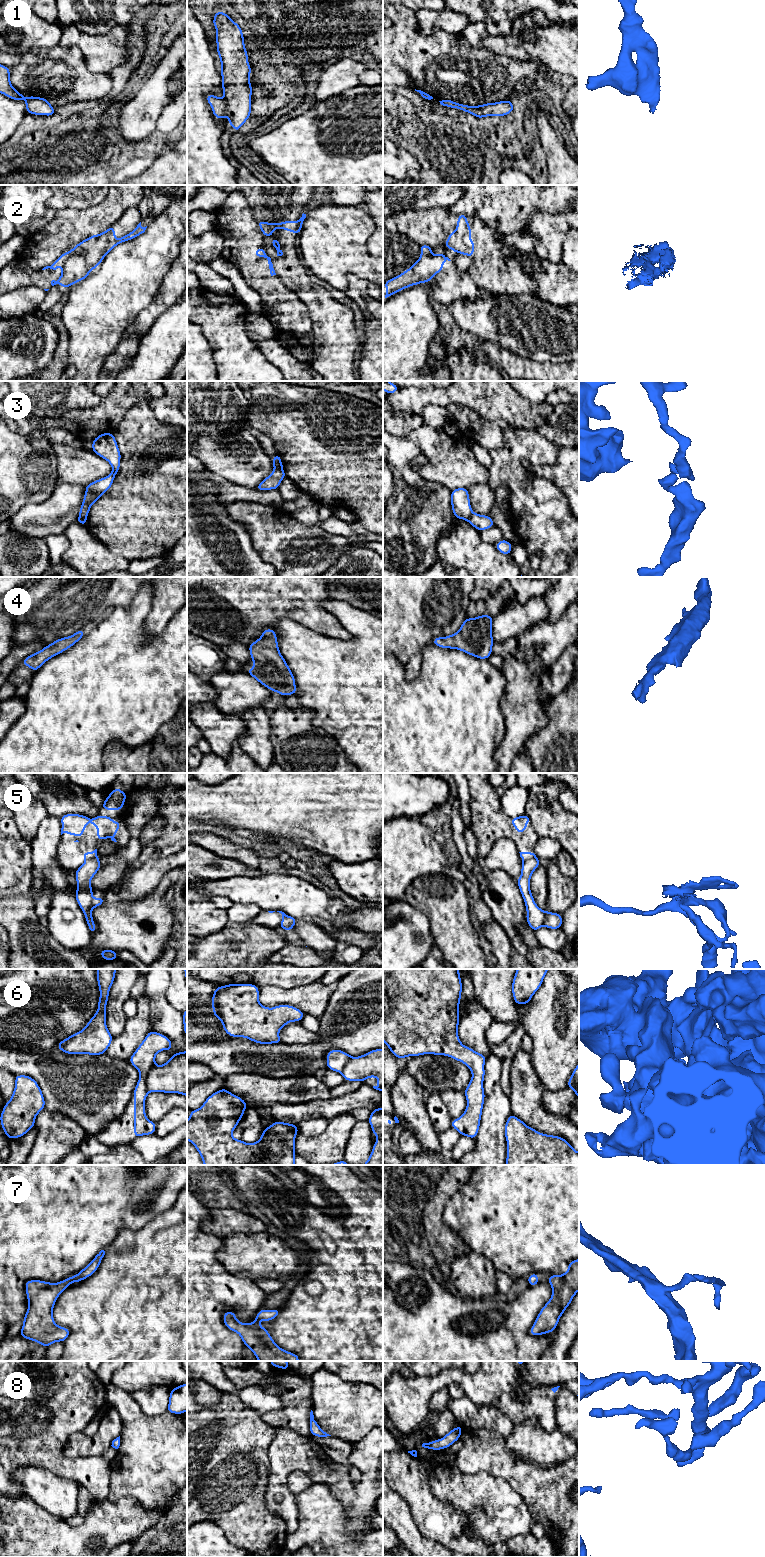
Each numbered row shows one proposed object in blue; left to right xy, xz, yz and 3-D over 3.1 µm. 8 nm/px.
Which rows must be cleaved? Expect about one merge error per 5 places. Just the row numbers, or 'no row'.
2, 3, 5

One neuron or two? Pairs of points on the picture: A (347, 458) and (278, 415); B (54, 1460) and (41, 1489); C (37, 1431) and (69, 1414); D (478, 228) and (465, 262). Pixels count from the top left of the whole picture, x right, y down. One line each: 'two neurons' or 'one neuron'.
A: one neuron
B: two neurons
C: one neuron
D: two neurons

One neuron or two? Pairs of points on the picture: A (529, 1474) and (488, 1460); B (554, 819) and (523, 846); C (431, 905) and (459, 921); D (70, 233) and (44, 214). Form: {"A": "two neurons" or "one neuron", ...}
{"A": "one neuron", "B": "two neurons", "C": "one neuron", "D": "two neurons"}

